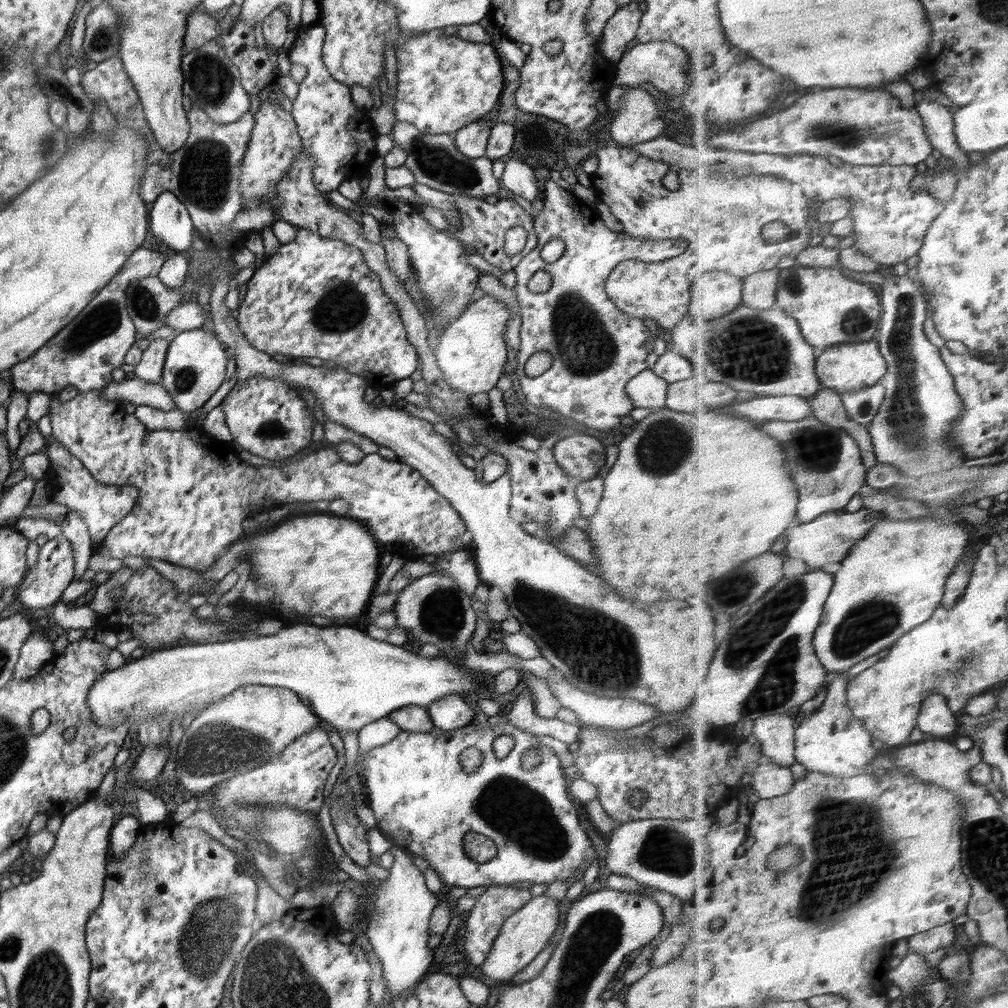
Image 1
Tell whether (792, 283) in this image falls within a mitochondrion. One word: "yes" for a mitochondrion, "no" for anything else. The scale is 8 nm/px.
yes

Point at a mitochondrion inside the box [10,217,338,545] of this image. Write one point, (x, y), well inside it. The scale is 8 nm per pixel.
(104, 318)

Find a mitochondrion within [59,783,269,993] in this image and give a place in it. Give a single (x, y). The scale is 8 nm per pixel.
(210, 930)

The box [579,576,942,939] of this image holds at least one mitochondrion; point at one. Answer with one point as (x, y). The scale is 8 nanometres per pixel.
(842, 831)

